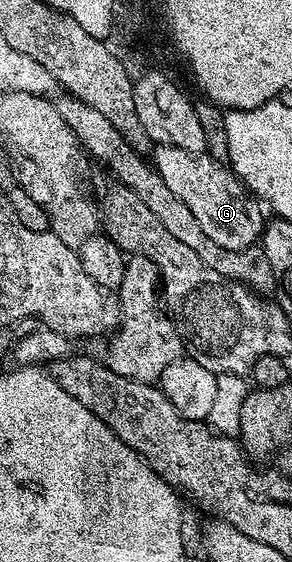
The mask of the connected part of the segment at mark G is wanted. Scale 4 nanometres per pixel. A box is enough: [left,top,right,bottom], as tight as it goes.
[153,144,265,252]

